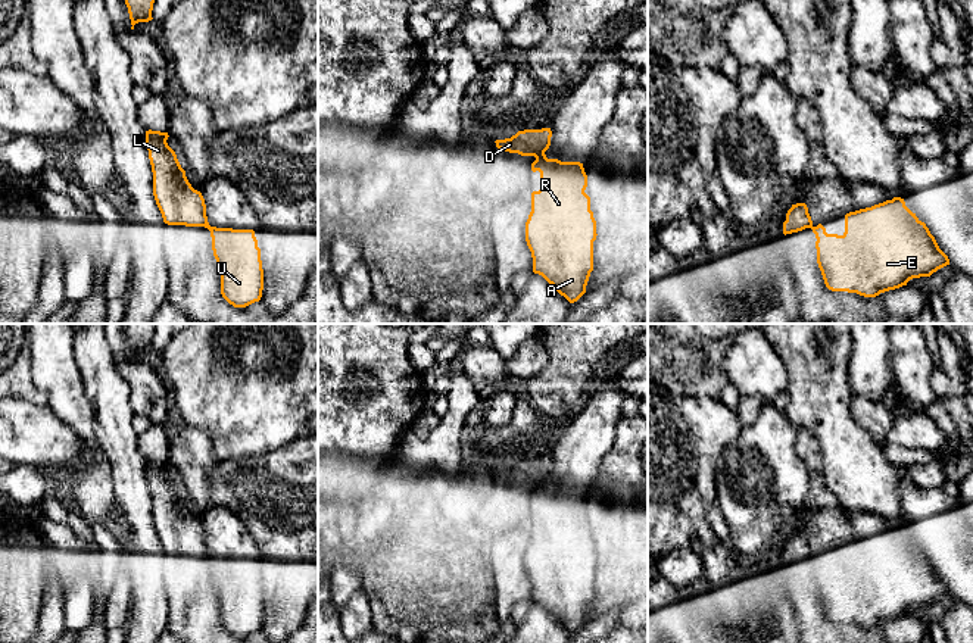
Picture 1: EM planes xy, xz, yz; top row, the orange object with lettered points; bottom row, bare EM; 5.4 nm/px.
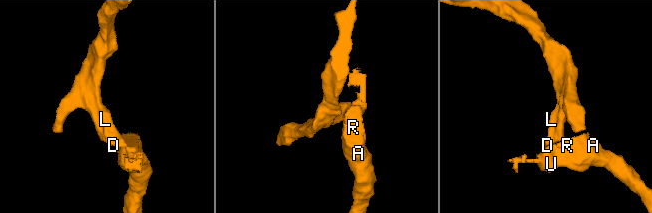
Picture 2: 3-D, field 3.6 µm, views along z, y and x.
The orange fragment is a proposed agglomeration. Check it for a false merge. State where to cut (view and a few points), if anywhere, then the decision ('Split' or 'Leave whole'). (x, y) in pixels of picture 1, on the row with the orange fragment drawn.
Split along xz (543, 152), (536, 158). Split

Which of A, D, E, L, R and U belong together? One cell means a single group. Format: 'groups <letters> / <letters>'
groups A E R U / D L

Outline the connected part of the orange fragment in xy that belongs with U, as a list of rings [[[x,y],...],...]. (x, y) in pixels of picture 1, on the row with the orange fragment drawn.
[[[209,227],[221,275],[221,294],[234,308],[259,302],[263,290],[261,249],[253,230]]]

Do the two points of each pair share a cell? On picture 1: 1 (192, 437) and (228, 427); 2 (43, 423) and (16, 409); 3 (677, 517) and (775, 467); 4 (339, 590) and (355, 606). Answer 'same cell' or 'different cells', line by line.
1: different cells
2: same cell
3: different cells
4: different cells

